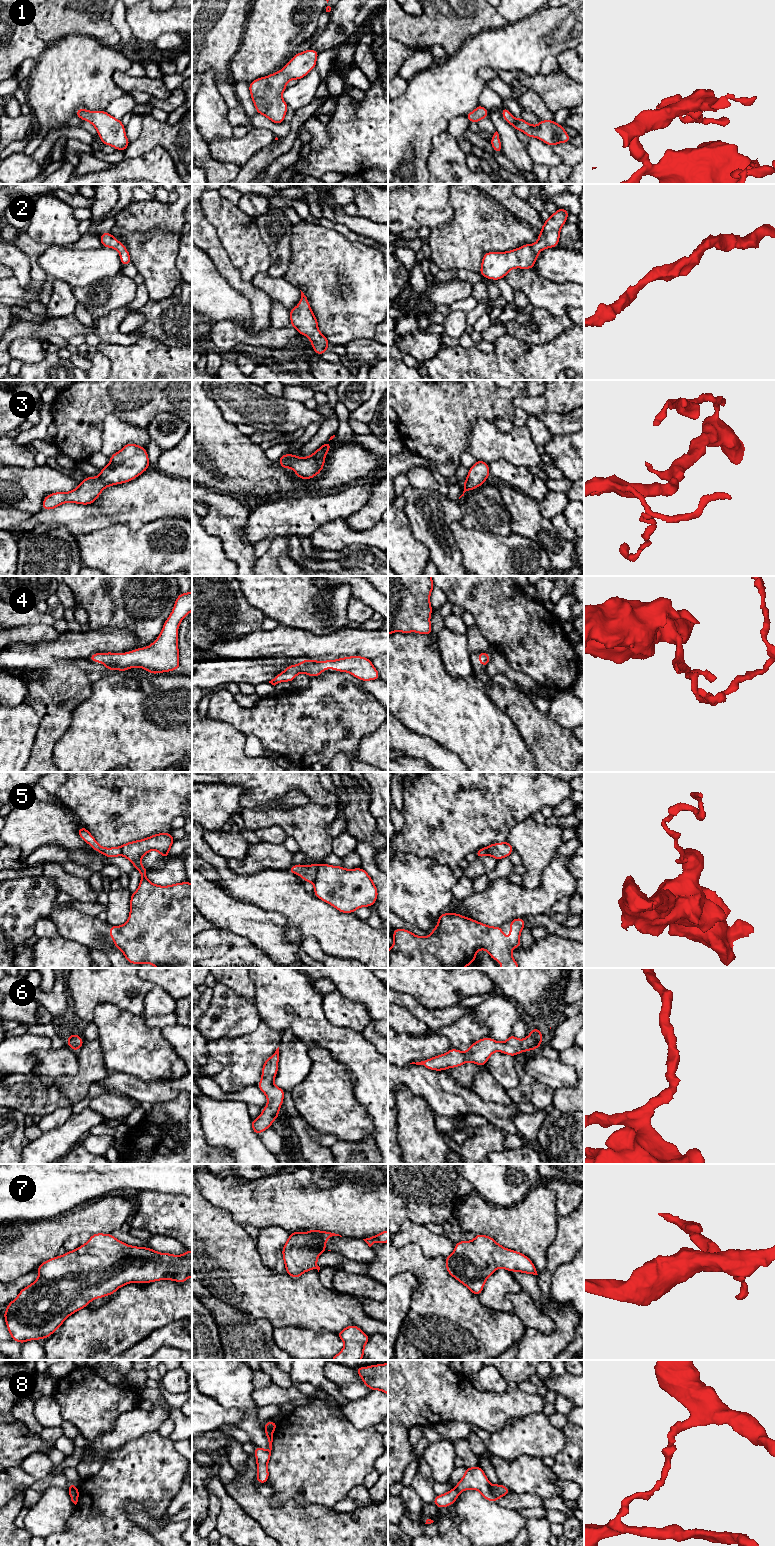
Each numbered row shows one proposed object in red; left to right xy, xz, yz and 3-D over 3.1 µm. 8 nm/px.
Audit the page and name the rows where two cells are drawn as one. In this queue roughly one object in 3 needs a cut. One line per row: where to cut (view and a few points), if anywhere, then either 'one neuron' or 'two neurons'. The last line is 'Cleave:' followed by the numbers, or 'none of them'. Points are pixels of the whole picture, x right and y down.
1: no cut | one neuron
2: no cut | one neuron
3: no cut | one neuron
4: no cut | one neuron
5: xz (319, 866), (316, 877), (312, 881) | two neurons
6: no cut | one neuron
7: no cut | one neuron
8: xz (264, 1429), (272, 1432) | two neurons
Cleave: 5, 8

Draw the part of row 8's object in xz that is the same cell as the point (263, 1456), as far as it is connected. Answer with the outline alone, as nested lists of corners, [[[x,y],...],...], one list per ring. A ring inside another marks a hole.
[[[265,1431],[266,1437],[269,1442],[269,1450],[262,1449],[261,1447],[254,1446],[255,1450],[255,1457],[257,1463],[257,1482],[259,1484],[266,1483],[269,1479],[269,1472],[268,1472],[268,1462],[271,1458],[271,1450],[272,1450],[272,1442],[273,1442],[273,1432]]]

